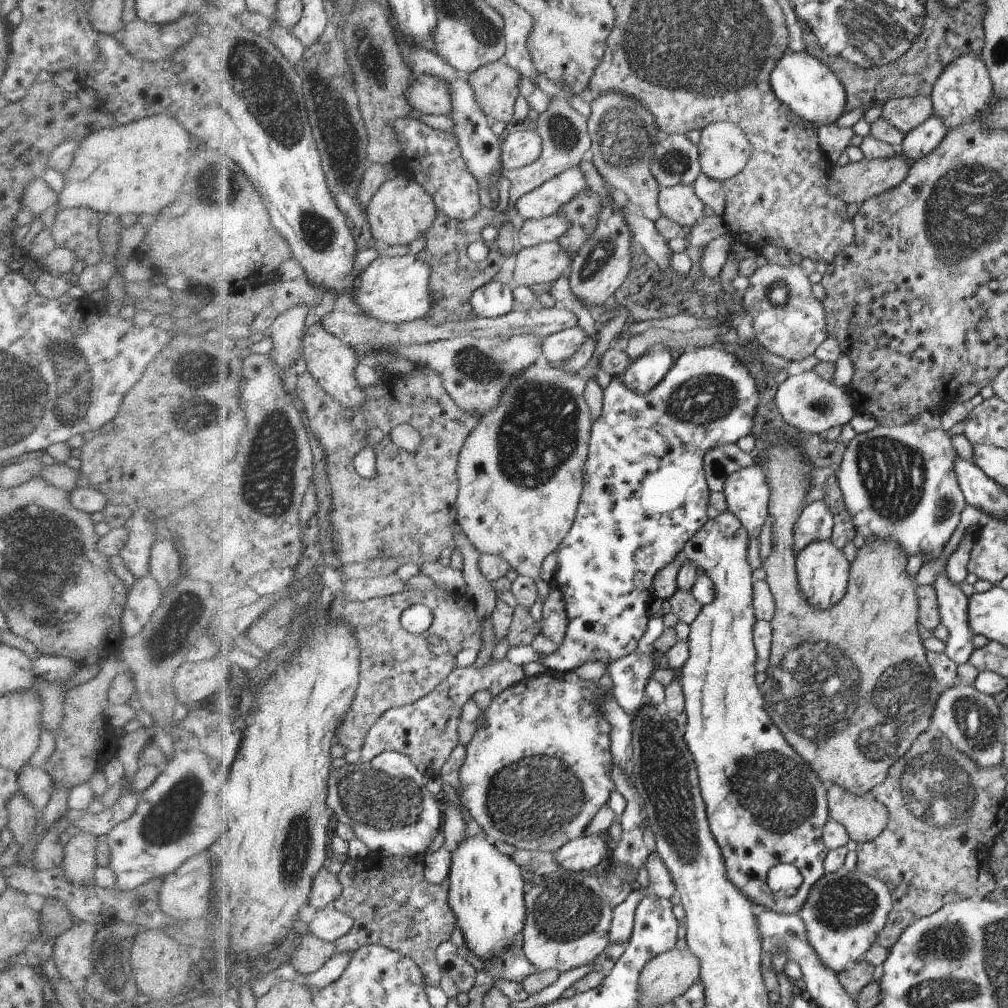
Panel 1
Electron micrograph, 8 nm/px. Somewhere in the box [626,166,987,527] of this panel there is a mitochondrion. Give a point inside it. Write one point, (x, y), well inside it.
(893, 475)

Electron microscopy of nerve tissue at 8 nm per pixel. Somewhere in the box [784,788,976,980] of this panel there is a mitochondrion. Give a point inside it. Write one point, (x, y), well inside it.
(846, 902)

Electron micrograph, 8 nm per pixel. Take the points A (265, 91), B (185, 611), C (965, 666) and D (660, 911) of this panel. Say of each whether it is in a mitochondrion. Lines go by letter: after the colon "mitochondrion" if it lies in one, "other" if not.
A: mitochondrion
B: mitochondrion
C: other
D: other

